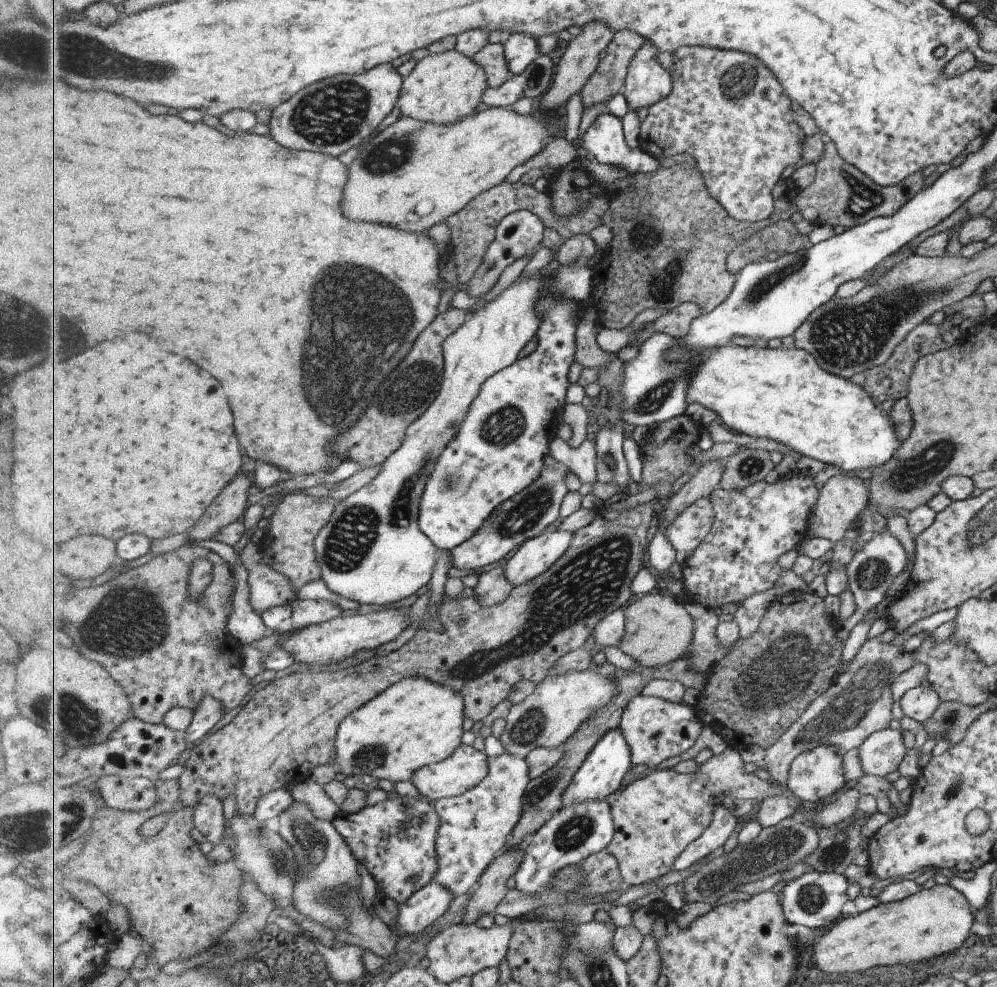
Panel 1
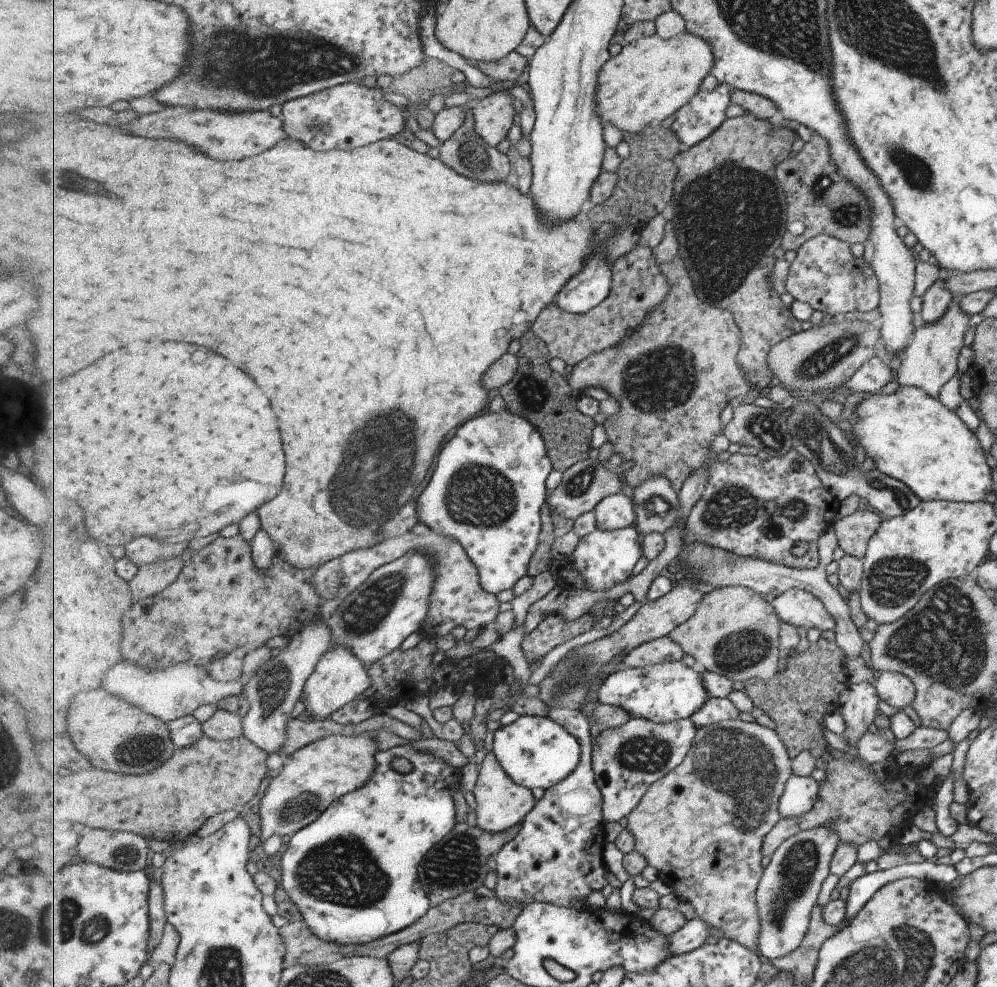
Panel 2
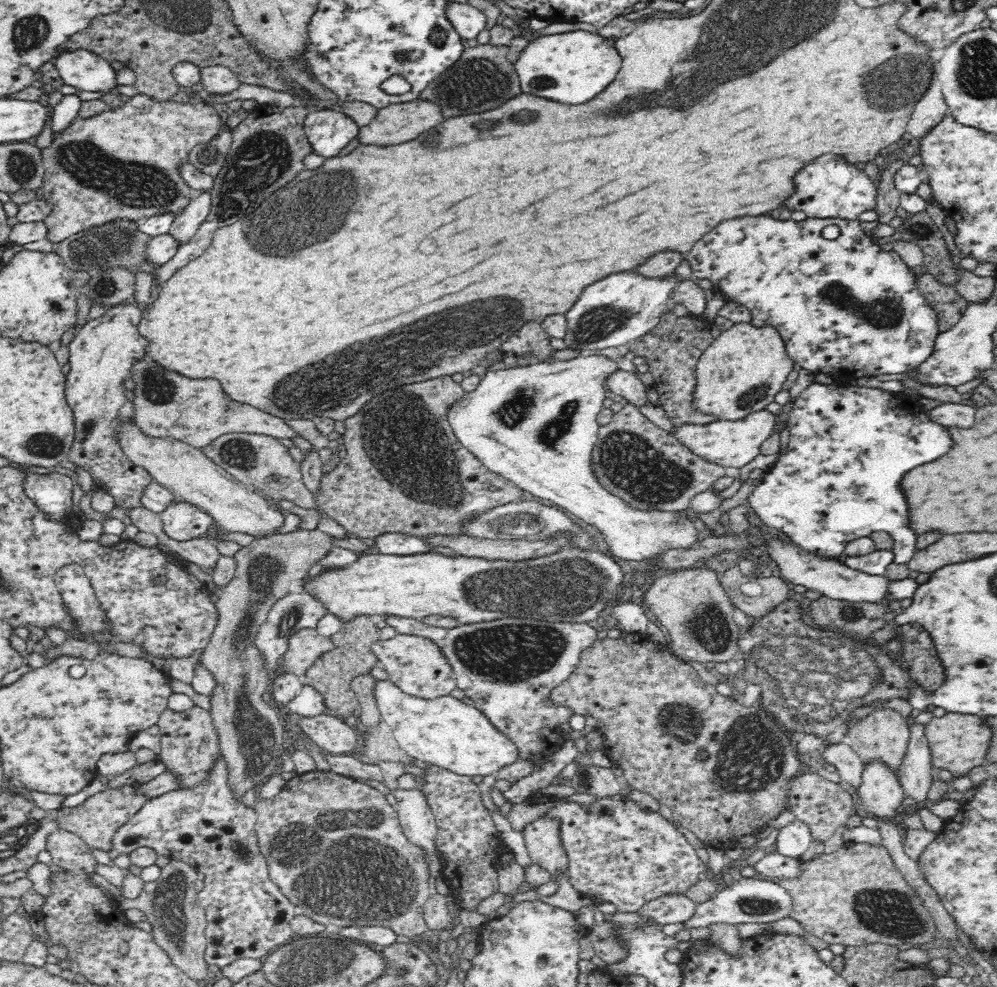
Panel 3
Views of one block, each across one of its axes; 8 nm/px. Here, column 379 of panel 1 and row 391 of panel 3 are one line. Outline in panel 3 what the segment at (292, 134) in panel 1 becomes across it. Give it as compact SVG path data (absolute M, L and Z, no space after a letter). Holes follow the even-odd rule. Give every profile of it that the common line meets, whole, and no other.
M133 300L122 304L114 304L106 308L101 318L88 320L76 337L68 344L70 372L66 380L66 396L68 404L74 410L75 439L72 448L69 450L70 461L75 466L80 466L95 478L97 483L102 484L115 498L115 506L124 510L142 507L142 495L146 487L154 480L148 471L136 466L123 451L119 443L119 430L124 423L135 423L134 403L126 397L124 392L124 380L132 378L132 366L138 360L144 360L148 341L140 334L139 324L142 320L145 307L137 305ZM130 472L130 480L122 480L120 474Z

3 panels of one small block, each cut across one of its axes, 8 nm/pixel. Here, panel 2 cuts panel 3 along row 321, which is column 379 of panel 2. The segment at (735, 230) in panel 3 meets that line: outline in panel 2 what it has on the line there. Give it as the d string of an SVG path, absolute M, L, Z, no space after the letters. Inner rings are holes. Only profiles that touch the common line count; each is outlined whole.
M403 744L389 748L385 751L379 751L377 756L378 771L375 772L373 780L365 784L361 790L350 792L341 799L331 804L329 808L321 815L315 822L311 822L309 826L302 828L290 838L289 844L285 852L281 856L280 865L277 868L277 878L279 884L284 888L289 900L298 908L303 922L311 928L313 934L317 934L321 940L327 942L337 942L337 944L350 945L350 944L367 944L374 940L395 934L405 928L409 928L418 920L430 911L431 908L431 892L423 889L423 880L421 880L421 872L423 872L423 862L426 855L429 854L434 847L437 847L443 839L448 838L449 834L454 830L457 822L457 804L453 802L453 791L461 790L461 774L459 770L453 768L447 760L437 758L429 752L421 752L417 750L413 744ZM393 758L404 758L412 764L410 772L403 774L393 769L391 760Z

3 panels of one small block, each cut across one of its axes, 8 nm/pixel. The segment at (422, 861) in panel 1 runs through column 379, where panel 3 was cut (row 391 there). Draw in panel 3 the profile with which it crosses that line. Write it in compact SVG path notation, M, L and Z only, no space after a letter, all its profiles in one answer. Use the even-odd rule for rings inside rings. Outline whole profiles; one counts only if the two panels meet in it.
M813 382L795 399L789 415L790 435L787 451L782 456L779 456L777 461L766 471L760 480L760 484L753 488L748 498L749 506L754 509L759 519L768 527L784 532L792 542L801 546L804 550L826 559L836 559L842 554L846 545L854 539L869 536L873 531L884 531L890 534L894 540L894 548L892 548L894 554L893 562L904 564L912 560L917 551L916 534L908 528L908 504L904 500L904 494L900 492L898 482L902 480L902 476L908 470L912 470L912 468L916 468L920 464L938 460L942 454L946 454L952 448L952 438L948 436L946 428L942 428L940 424L932 422L927 410L917 403L915 398L909 397L907 394L893 393L877 389L876 387L864 387L862 385L837 386Z

